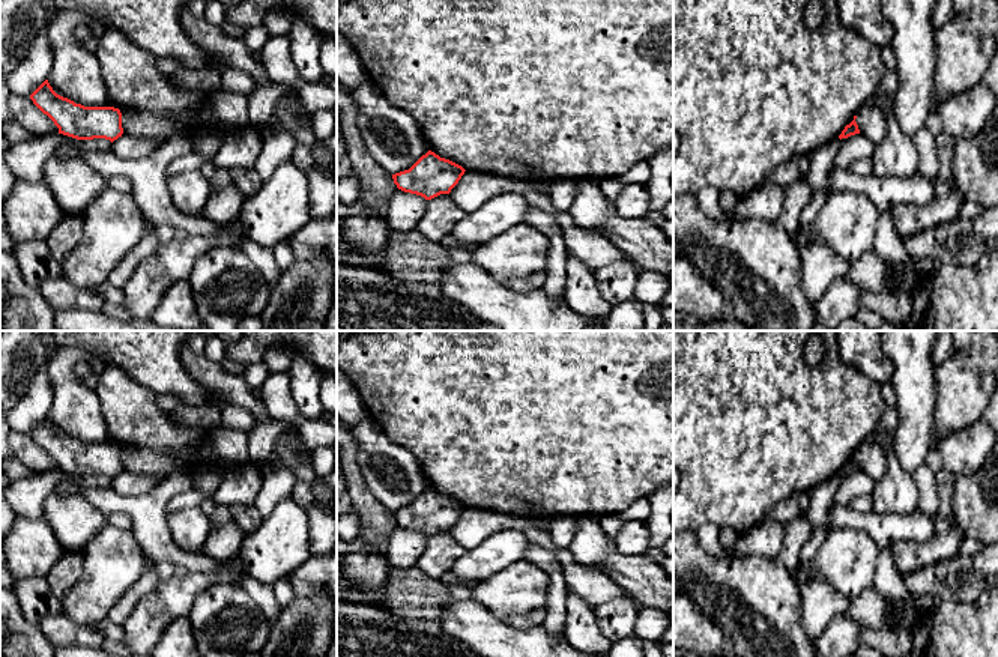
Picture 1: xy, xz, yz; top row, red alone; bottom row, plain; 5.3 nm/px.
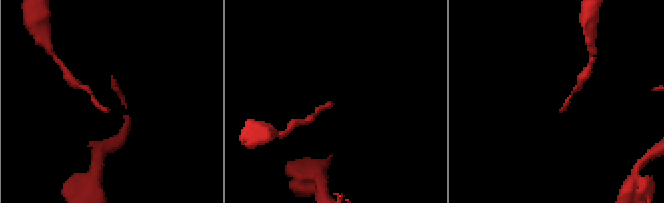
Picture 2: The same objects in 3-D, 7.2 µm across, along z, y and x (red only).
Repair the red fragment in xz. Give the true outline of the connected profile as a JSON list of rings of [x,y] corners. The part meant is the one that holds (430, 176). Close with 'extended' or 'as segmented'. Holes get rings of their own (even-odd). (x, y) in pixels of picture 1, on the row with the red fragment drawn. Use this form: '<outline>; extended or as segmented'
[[[428,150],[409,170],[392,174],[398,189],[431,200],[449,194],[464,174],[464,168]]]; as segmented

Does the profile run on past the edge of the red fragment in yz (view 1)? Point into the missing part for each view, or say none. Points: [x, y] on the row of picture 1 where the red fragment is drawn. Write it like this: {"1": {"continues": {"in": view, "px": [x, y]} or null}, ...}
{"1": {"continues": null}}

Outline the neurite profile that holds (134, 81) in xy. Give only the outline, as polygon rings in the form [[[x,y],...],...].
[[[105,27],[105,32],[99,38],[95,56],[99,62],[108,96],[114,108],[141,110],[159,117],[179,119],[188,126],[188,137],[212,126],[210,93],[182,89],[158,69],[158,57],[138,48],[119,30]]]

